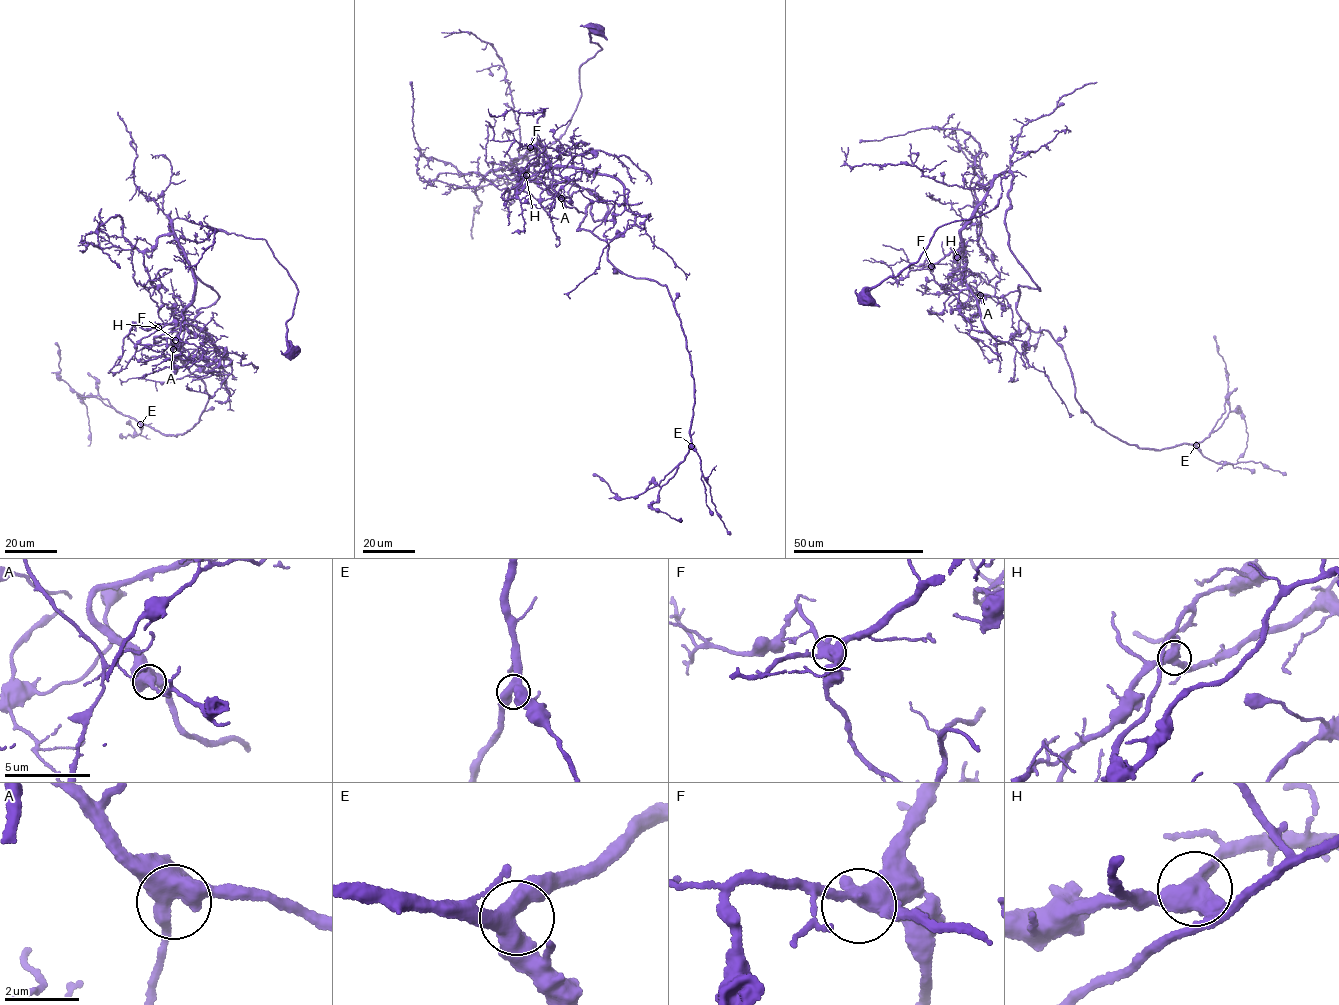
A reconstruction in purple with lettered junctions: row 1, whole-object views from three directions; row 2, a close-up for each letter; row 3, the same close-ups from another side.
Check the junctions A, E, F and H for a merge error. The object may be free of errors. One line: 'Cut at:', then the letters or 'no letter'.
Cut at: no letter

